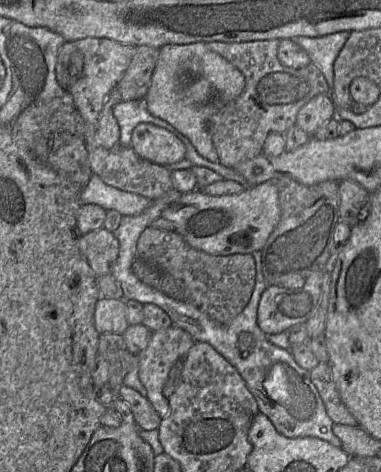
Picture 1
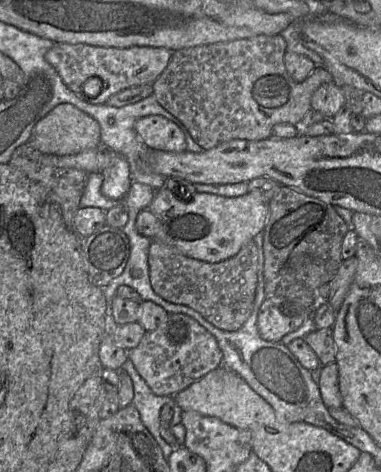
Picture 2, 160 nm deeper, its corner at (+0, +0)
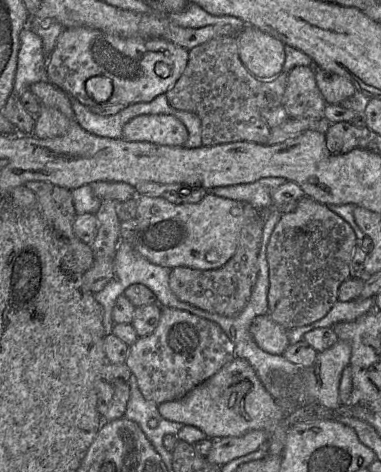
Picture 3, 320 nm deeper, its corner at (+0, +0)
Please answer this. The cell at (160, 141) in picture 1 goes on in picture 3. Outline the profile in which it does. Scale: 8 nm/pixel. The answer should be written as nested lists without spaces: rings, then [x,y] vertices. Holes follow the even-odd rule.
[[[145,114],[131,119],[124,125],[122,138],[133,142],[183,146],[188,139],[188,131],[175,116]]]

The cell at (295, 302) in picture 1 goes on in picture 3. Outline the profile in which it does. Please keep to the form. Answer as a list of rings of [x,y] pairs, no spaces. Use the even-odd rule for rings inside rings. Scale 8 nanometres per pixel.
[[[269,314],[256,316],[250,333],[260,348],[271,354],[283,354],[290,344],[288,330],[277,324]]]

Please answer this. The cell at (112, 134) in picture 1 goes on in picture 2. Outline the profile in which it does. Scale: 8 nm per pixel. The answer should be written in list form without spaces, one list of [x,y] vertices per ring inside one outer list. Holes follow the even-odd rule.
[[[119,156],[113,165],[102,173],[103,184],[101,191],[107,198],[122,202],[133,182],[131,169],[127,160]]]

